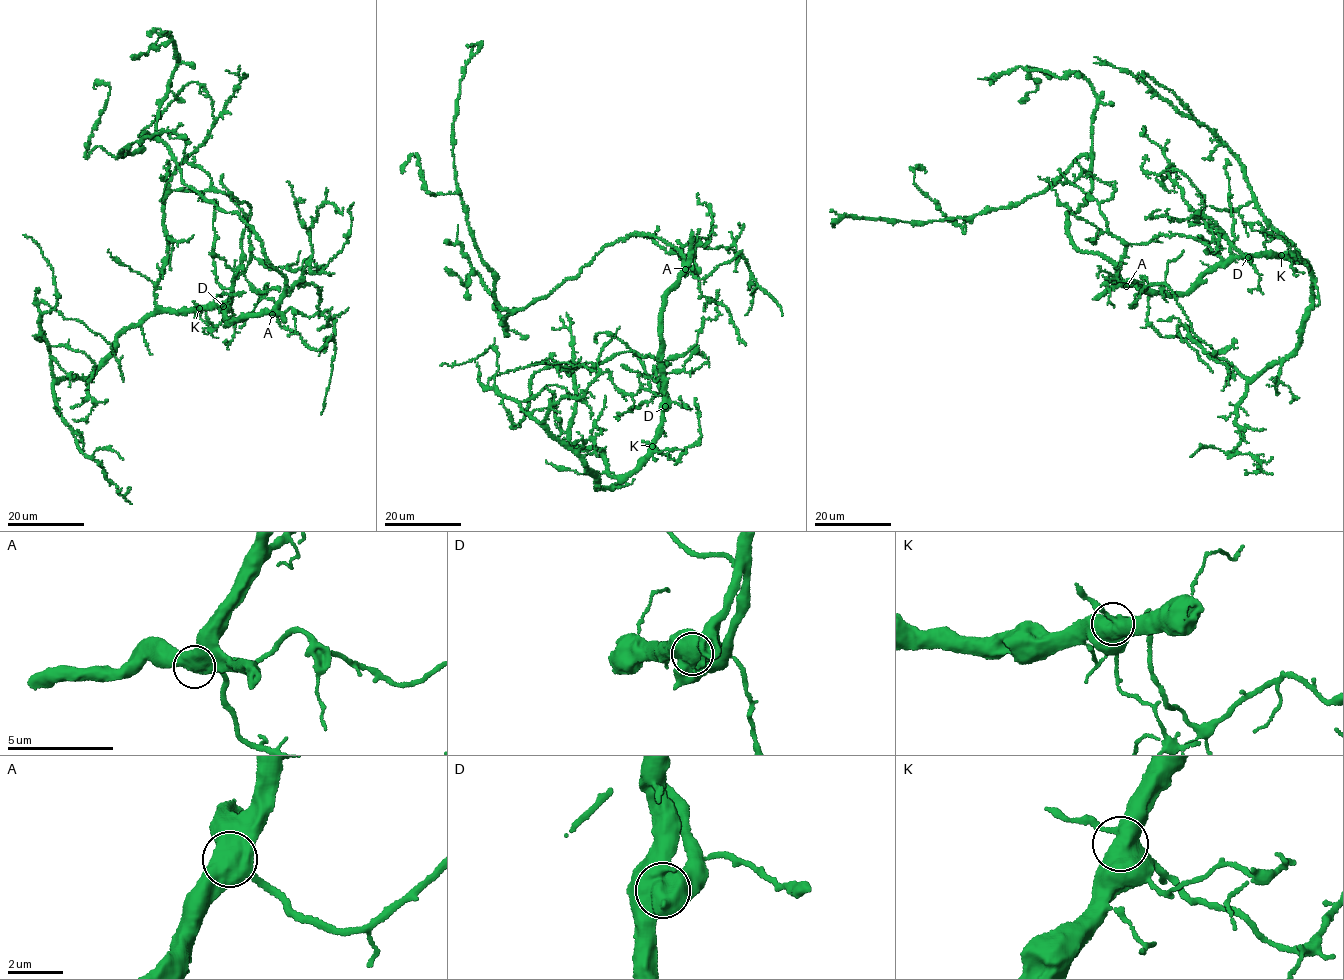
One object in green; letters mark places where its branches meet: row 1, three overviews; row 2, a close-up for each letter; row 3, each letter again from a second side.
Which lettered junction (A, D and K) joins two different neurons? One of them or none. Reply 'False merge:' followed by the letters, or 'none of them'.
False merge: D

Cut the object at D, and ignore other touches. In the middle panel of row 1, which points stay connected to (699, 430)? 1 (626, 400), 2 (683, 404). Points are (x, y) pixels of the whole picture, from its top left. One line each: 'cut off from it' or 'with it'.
1: with it
2: cut off from it

